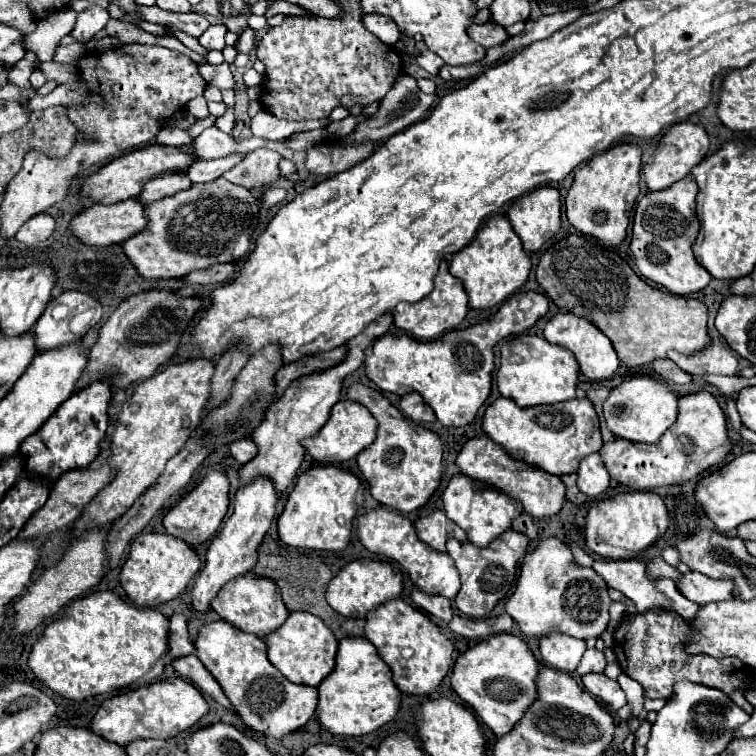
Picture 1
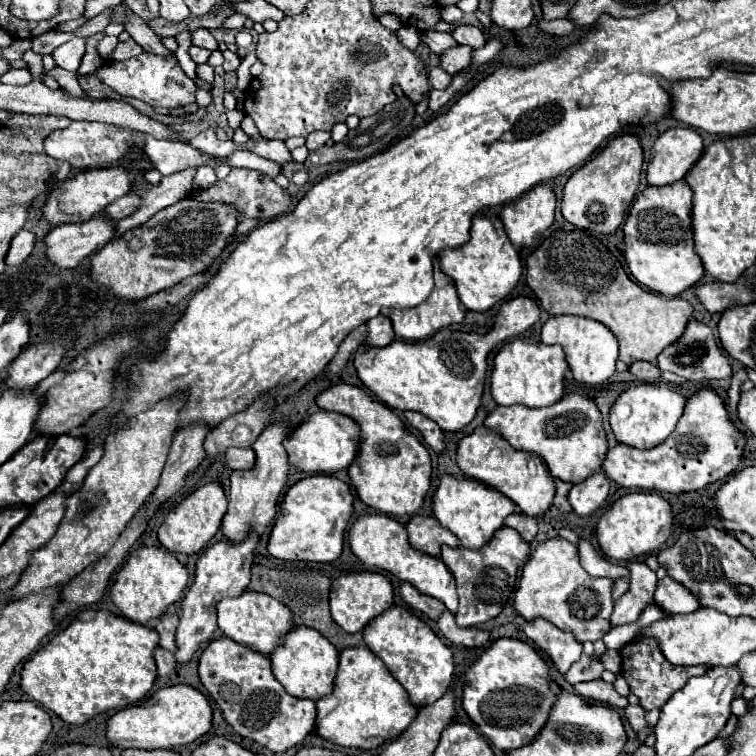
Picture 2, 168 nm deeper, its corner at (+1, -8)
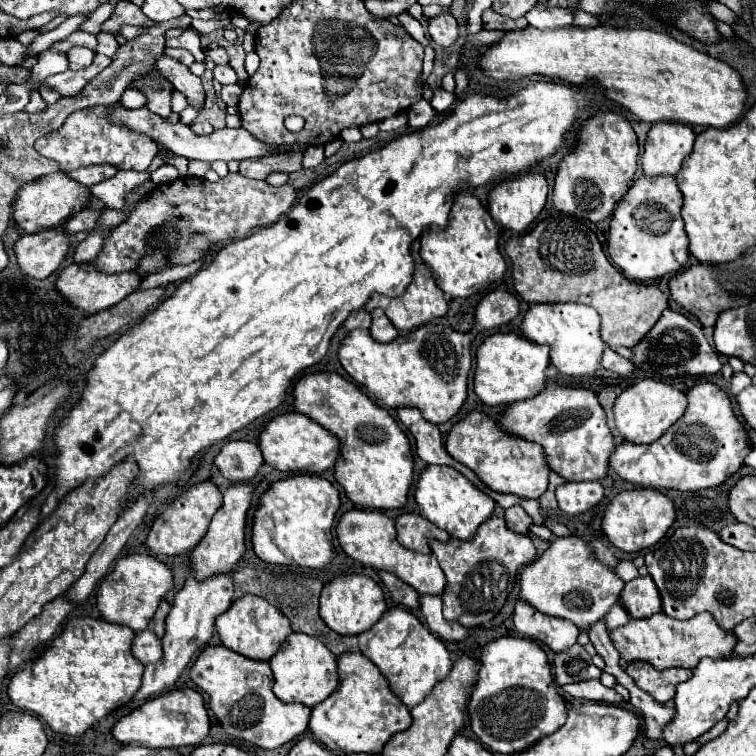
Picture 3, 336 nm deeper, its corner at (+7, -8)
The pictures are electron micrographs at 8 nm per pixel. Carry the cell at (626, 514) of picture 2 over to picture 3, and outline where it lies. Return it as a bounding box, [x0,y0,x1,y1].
[602,489,674,553]

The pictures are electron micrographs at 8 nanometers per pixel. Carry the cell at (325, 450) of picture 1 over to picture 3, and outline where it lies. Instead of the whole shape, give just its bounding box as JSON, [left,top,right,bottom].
[258,411,340,473]

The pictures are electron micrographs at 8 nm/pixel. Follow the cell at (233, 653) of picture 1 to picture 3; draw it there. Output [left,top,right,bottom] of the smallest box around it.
[190,645,310,749]

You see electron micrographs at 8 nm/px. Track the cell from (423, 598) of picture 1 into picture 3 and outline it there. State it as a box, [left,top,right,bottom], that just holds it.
[380,571,420,609]

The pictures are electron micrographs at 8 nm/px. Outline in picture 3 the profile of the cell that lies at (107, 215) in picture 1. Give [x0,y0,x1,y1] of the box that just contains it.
[16,229,72,279]

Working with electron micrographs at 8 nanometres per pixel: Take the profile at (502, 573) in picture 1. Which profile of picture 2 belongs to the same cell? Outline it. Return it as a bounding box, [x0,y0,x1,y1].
[442,527,530,627]

